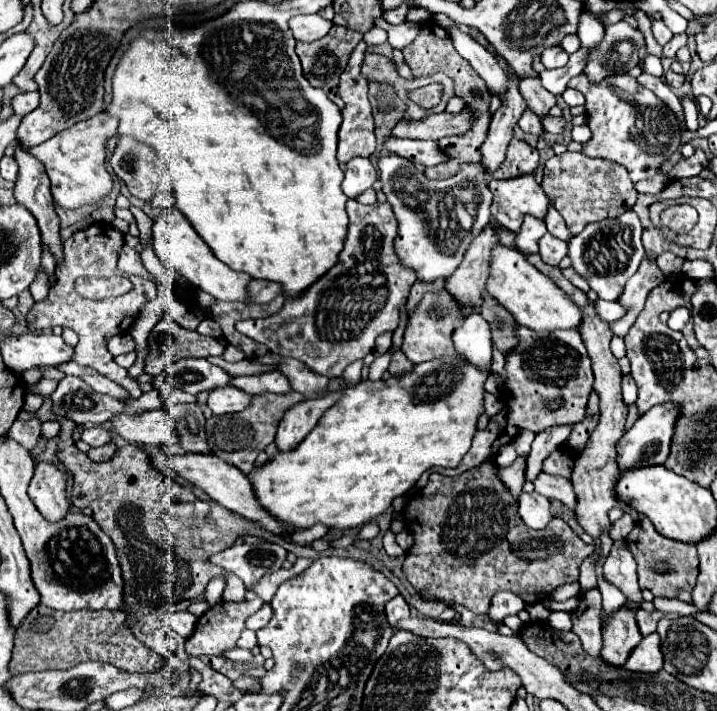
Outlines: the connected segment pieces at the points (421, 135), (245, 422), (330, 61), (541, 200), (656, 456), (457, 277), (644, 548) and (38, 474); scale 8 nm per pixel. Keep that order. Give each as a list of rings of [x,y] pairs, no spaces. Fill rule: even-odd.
[[[462,109],[460,113],[438,113],[438,115],[428,115],[420,121],[398,121],[396,127],[392,129],[392,135],[396,137],[410,137],[410,139],[432,139],[438,141],[442,137],[466,133],[474,125],[474,113],[468,109]]]
[[[290,391],[286,395],[274,395],[274,393],[260,393],[254,397],[252,405],[240,413],[228,413],[228,415],[212,415],[206,421],[206,441],[210,445],[210,453],[216,457],[236,465],[242,473],[250,473],[254,467],[254,461],[266,445],[274,441],[278,423],[282,415],[298,401],[302,401],[304,395]]]
[[[334,25],[334,27],[332,27],[332,33],[328,33],[326,37],[322,37],[322,39],[318,39],[318,41],[312,41],[312,43],[298,41],[298,45],[296,45],[296,53],[298,53],[300,61],[302,61],[304,77],[310,81],[310,85],[324,89],[324,91],[334,99],[334,103],[336,103],[340,109],[344,107],[344,101],[338,97],[338,79],[340,79],[342,69],[344,69],[346,63],[348,63],[348,57],[350,57],[350,53],[352,53],[352,49],[358,45],[360,39],[362,39],[362,33],[358,33],[358,31],[354,31],[354,29],[346,29],[346,27]]]
[[[532,175],[512,177],[510,181],[492,179],[488,185],[494,195],[490,211],[492,217],[506,229],[518,231],[526,213],[544,217],[548,209],[548,197]]]
[[[668,401],[668,403],[662,403],[662,405],[654,405],[646,415],[642,415],[632,425],[632,429],[628,429],[624,433],[624,437],[618,443],[618,467],[628,469],[628,467],[634,467],[634,465],[638,467],[638,465],[664,463],[666,457],[670,455],[670,445],[672,445],[674,425],[676,425],[678,413],[682,413],[682,409],[678,409],[678,405]]]
[[[492,223],[486,225],[486,229],[472,241],[468,247],[464,261],[454,271],[454,277],[446,281],[446,291],[454,297],[454,301],[460,307],[470,307],[472,311],[480,309],[484,283],[488,277],[488,263],[490,263],[490,251],[498,243]]]
[[[640,519],[636,523],[636,527],[630,531],[630,535],[626,537],[626,545],[632,551],[636,563],[638,563],[638,581],[642,589],[650,589],[654,595],[660,597],[674,597],[676,589],[684,589],[684,591],[692,591],[696,585],[696,577],[698,577],[698,553],[696,553],[696,545],[690,543],[680,543],[680,541],[670,541],[670,537],[662,537],[650,519]],[[656,563],[668,563],[670,569],[664,573],[658,573],[652,569],[652,565]]]
[[[36,463],[36,471],[30,481],[30,499],[48,521],[60,521],[68,513],[66,483],[66,473],[54,463]]]

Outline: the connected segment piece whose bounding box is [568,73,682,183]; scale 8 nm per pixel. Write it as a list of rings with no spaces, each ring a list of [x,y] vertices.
[[[580,73],[578,77],[572,77],[568,87],[578,89],[586,97],[586,117],[592,137],[582,145],[582,153],[624,165],[634,183],[654,177],[660,171],[660,165],[680,147],[682,127],[678,117],[666,109],[662,99],[642,87],[628,73],[606,77],[606,81],[600,81],[600,85],[592,85],[586,81],[586,75]]]

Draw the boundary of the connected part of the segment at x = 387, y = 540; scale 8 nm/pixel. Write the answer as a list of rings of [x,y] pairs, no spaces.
[[[388,529],[386,531],[386,535],[384,535],[384,549],[386,549],[386,553],[388,555],[404,555],[404,551],[396,545],[396,533],[392,531],[392,529]]]

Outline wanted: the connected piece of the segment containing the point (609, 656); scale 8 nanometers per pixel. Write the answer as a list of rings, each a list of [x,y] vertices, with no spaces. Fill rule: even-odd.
[[[622,605],[618,611],[610,613],[604,619],[604,625],[602,625],[604,645],[602,645],[600,657],[606,663],[624,665],[630,651],[640,643],[642,635],[638,633],[638,625],[634,617],[636,617],[636,611],[630,609],[628,605]]]

